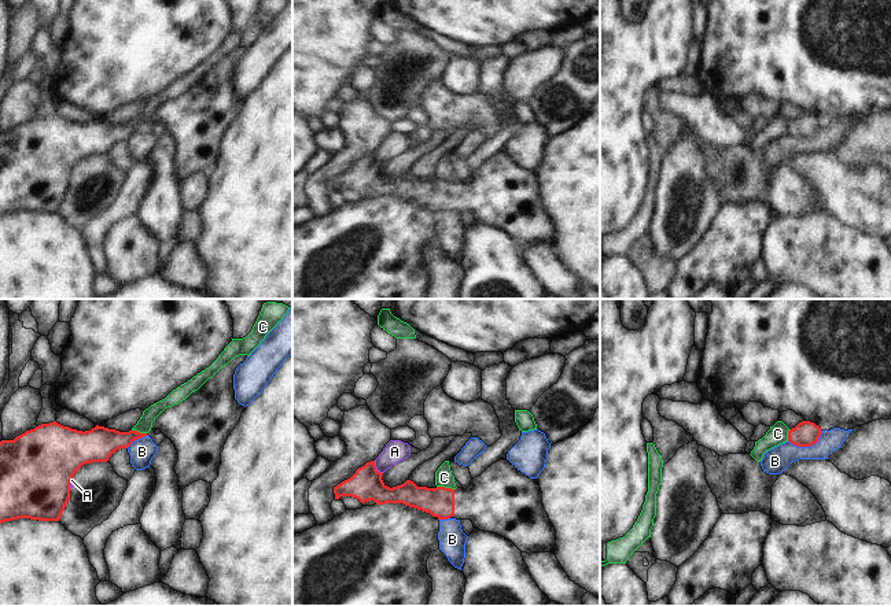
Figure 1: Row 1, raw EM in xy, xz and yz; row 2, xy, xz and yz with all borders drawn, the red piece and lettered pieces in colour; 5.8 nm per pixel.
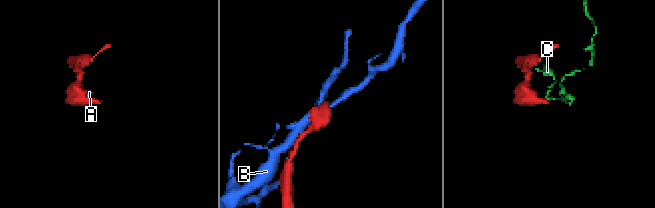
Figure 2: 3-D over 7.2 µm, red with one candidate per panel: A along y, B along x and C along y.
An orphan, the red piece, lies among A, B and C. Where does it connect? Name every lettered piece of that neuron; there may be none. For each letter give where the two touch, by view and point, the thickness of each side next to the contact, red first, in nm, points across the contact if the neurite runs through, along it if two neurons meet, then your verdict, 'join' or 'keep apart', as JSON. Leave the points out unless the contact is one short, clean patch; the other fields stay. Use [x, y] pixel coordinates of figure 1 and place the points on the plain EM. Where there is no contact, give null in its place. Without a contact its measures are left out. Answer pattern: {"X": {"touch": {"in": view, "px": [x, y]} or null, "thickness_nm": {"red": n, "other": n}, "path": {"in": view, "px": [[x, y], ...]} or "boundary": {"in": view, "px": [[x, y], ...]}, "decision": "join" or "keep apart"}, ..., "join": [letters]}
{"A": {"touch": {"in": "xz", "px": [375, 161]}, "thickness_nm": {"red": 190, "other": 130}, "decision": "keep apart"}, "B": {"touch": {"in": "yz", "px": [807, 139]}, "thickness_nm": {"red": 150, "other": 150}, "boundary": {"in": "yz", "px": [[821, 124], [817, 133], [809, 139], [794, 139], [788, 133]]}, "decision": "keep apart"}, "C": {"touch": {"in": "xz", "px": [444, 180]}, "thickness_nm": {"red": 180, "other": 110}, "boundary": {"in": "xz", "px": [[437, 178], [453, 183]]}, "decision": "keep apart"}, "join": []}

